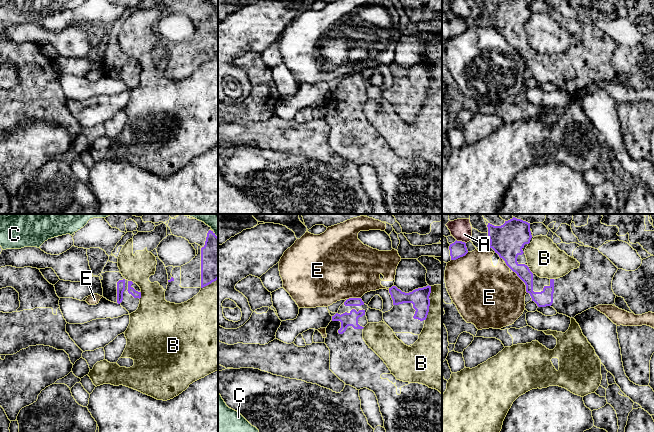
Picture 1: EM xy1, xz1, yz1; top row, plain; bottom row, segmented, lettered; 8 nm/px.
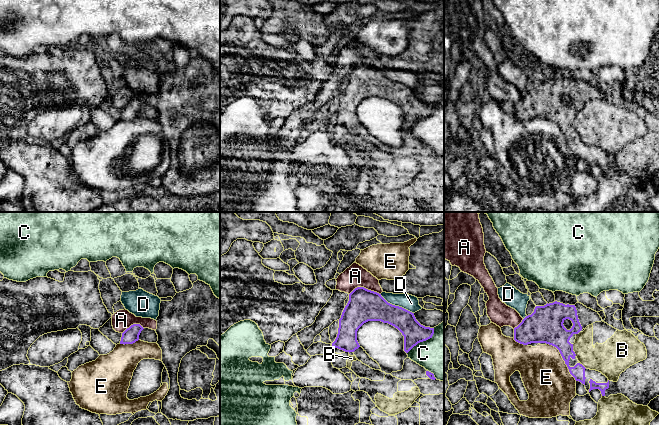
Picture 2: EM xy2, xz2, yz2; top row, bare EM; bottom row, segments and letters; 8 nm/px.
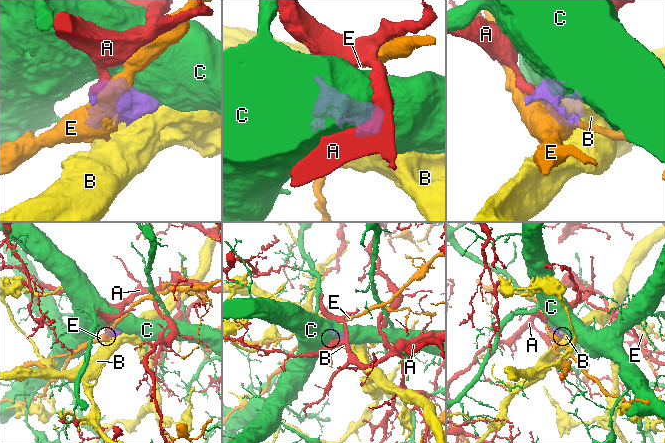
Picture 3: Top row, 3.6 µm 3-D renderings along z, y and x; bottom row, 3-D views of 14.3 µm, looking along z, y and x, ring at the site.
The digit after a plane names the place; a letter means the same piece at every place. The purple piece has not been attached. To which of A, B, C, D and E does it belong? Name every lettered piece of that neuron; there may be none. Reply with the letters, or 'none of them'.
none of them

